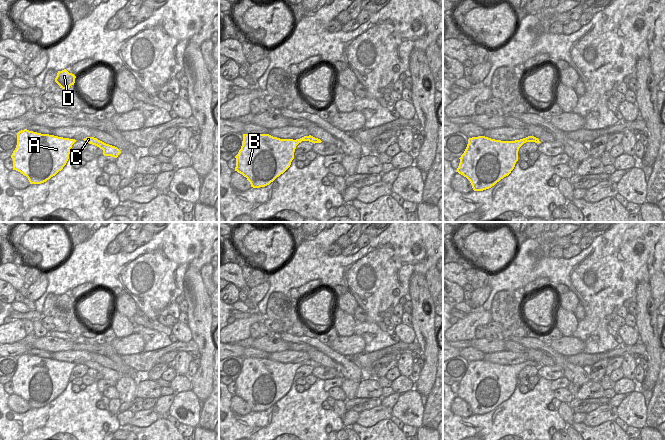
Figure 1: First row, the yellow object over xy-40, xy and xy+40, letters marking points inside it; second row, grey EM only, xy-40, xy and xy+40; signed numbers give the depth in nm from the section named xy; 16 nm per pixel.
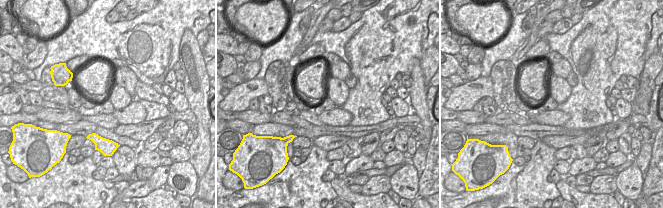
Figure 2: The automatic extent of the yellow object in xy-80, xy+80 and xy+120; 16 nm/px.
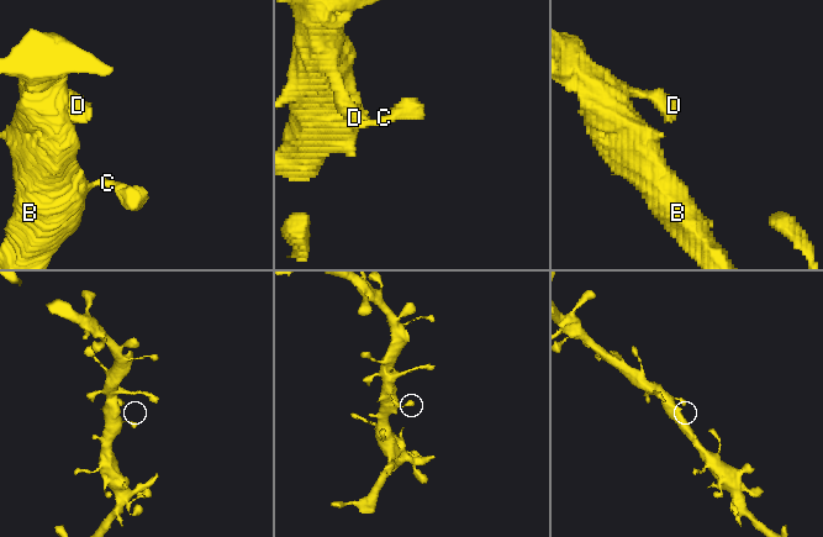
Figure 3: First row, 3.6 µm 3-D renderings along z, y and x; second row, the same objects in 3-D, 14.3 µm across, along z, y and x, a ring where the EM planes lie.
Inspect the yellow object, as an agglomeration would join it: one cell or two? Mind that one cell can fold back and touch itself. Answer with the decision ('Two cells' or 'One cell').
One cell

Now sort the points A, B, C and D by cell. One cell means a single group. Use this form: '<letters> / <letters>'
A B C D

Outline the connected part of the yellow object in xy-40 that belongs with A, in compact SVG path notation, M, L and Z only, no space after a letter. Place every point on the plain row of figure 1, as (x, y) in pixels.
M21 354L17 357L17 369L11 379L13 394L26 400L30 408L44 407L63 393L76 365Z

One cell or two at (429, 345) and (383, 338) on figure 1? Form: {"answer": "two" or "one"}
{"answer": "two"}

